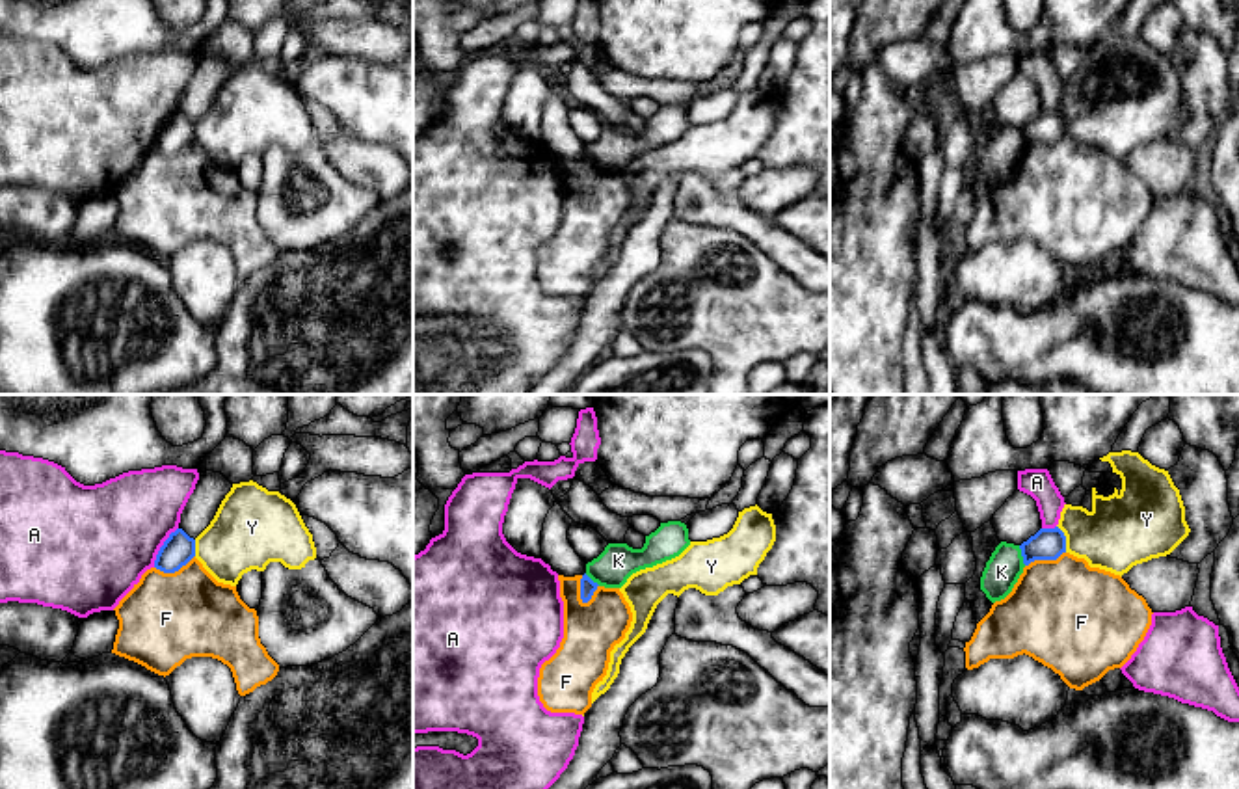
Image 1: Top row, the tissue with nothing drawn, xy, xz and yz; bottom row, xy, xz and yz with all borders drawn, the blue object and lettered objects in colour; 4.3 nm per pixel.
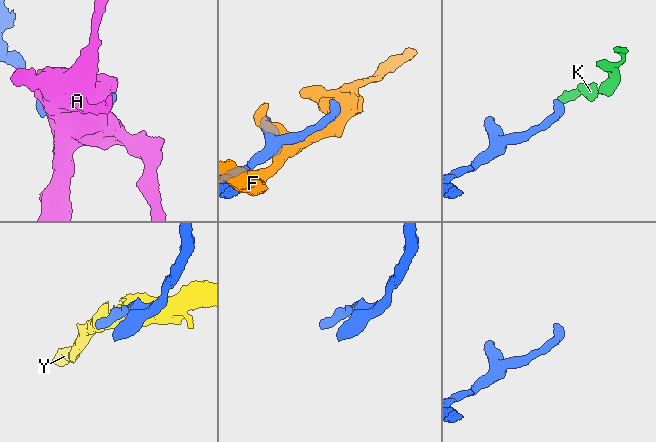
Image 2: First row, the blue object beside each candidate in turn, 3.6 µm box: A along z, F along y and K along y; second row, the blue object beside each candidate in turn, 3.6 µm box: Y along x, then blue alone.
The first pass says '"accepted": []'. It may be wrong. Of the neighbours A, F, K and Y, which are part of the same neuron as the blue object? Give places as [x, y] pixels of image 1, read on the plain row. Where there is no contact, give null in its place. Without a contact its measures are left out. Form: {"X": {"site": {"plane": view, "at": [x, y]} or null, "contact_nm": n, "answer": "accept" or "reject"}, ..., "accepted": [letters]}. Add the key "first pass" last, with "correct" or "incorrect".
{"A": {"site": {"plane": "xy", "at": [160, 131]}, "contact_nm": 200, "answer": "reject"}, "F": {"site": {"plane": "xz", "at": [581, 173]}, "contact_nm": 130, "answer": "reject"}, "K": {"site": {"plane": "yz", "at": [1022, 138]}, "contact_nm": 90, "answer": "reject"}, "Y": {"site": {"plane": "yz", "at": [1065, 121]}, "contact_nm": 130, "answer": "reject"}, "accepted": [], "first pass": "correct"}

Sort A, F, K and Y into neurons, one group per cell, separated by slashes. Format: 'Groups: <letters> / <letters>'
Groups: A / F / K / Y

